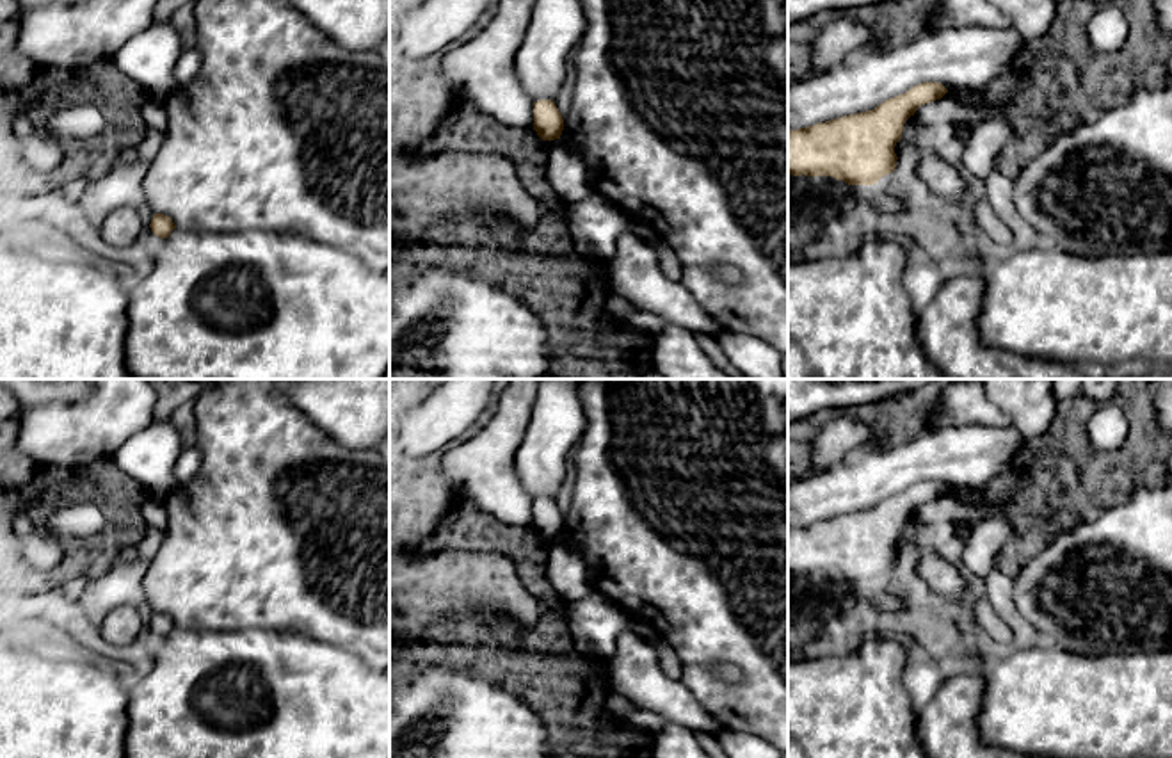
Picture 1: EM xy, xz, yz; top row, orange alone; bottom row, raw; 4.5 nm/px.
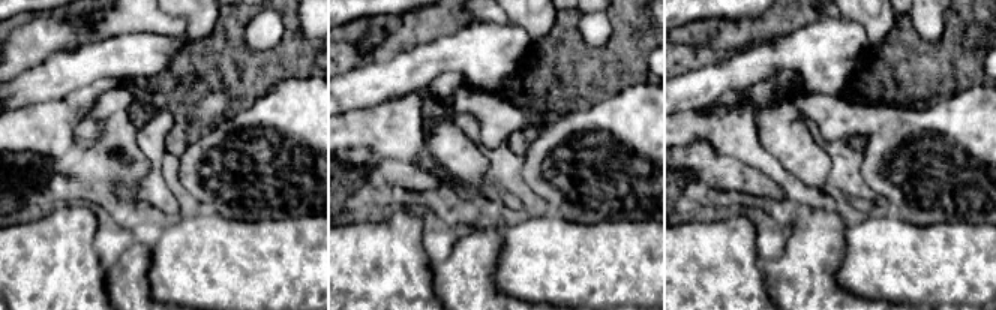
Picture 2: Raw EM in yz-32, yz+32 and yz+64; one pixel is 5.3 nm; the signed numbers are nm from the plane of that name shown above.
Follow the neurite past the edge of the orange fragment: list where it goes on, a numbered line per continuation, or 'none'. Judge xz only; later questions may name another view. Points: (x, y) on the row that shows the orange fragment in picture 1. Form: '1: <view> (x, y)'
none

